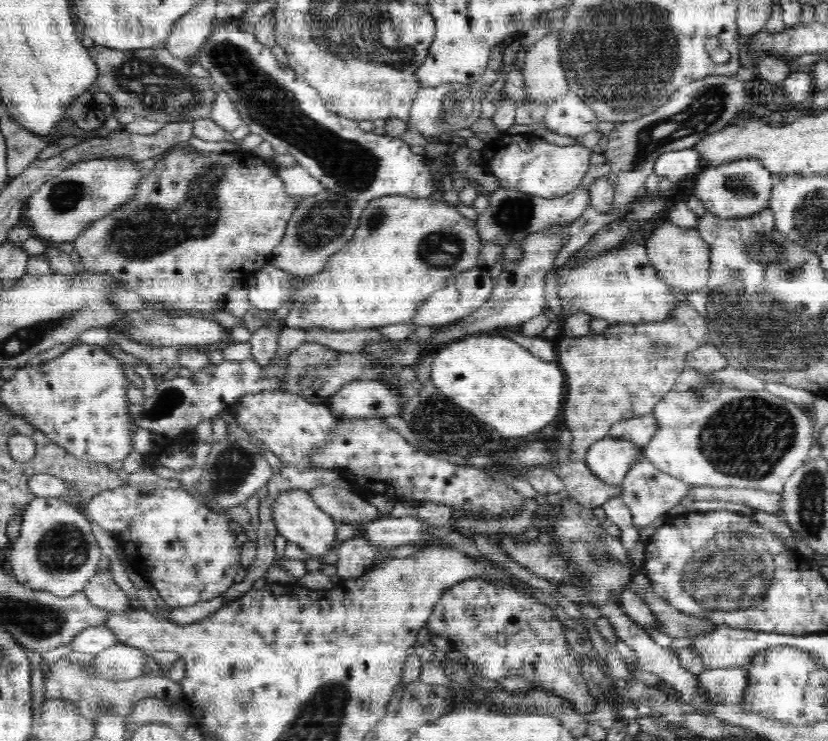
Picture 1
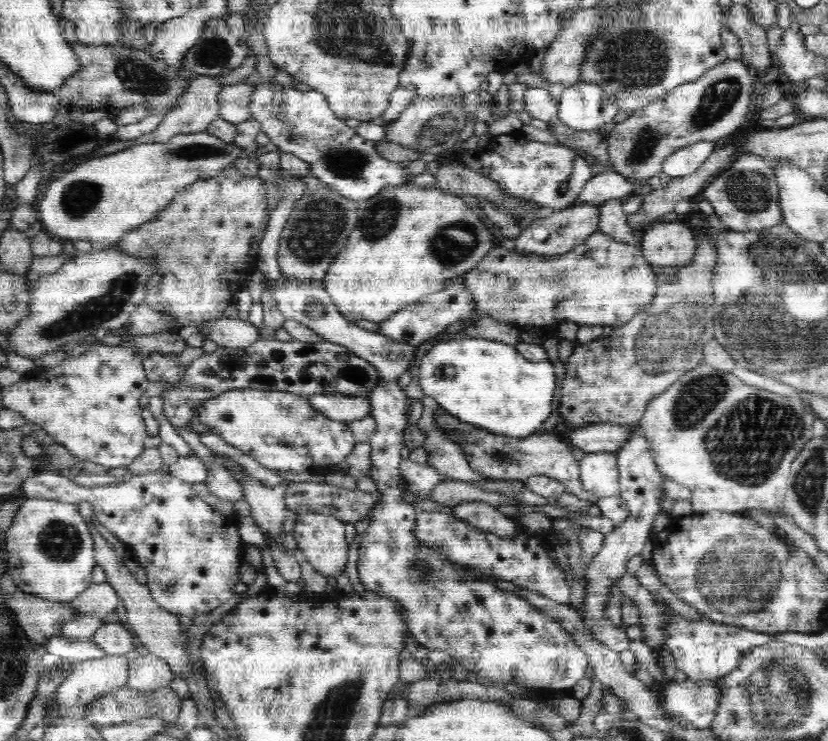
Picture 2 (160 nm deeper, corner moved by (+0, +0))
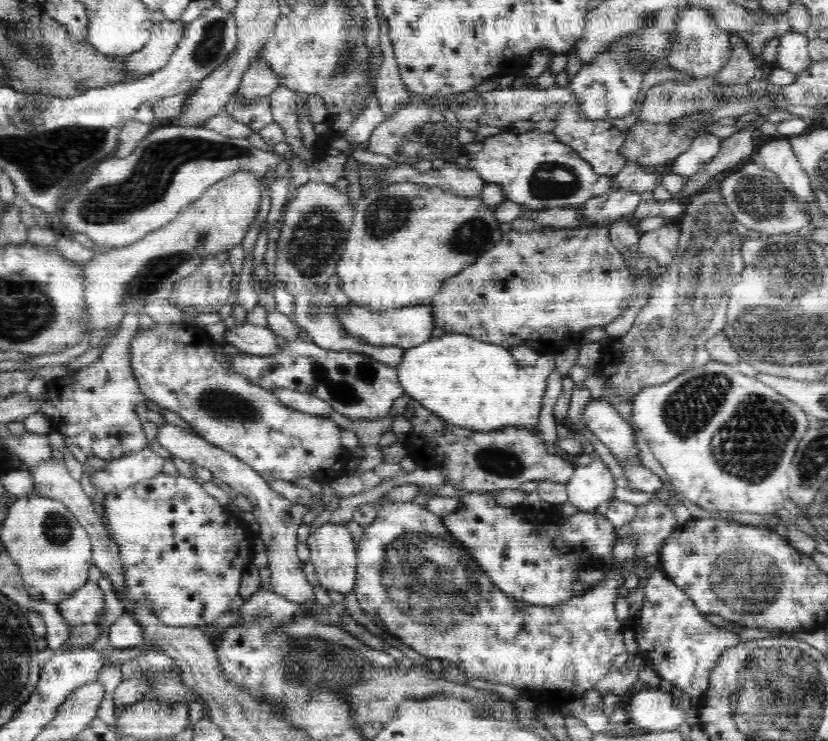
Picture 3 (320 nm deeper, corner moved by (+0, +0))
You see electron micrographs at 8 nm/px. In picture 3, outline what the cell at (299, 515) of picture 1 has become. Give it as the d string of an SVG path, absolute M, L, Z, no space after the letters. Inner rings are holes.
M327 522L315 531L310 530L306 543L309 548L309 560L314 564L319 584L328 590L335 590L344 595L352 592L356 586L357 544L352 541L352 534L345 525Z

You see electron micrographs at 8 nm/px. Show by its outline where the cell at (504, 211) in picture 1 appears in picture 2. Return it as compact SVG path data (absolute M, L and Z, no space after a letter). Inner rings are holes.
M616 172L596 173L583 189L574 206L579 204L601 205L605 201L627 199L637 194L639 188L634 180L629 180Z

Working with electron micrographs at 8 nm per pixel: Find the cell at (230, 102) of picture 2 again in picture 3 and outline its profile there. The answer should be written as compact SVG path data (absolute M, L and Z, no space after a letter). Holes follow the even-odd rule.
M258 56L252 61L248 70L245 70L236 93L240 101L247 103L258 97L268 97L280 84L278 75L266 64L266 59Z

